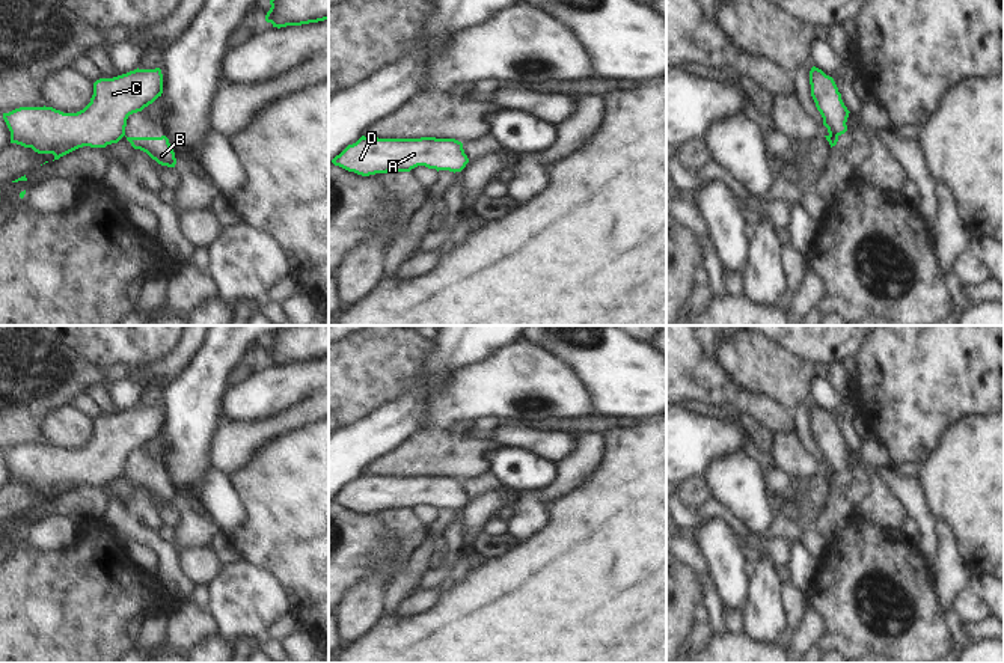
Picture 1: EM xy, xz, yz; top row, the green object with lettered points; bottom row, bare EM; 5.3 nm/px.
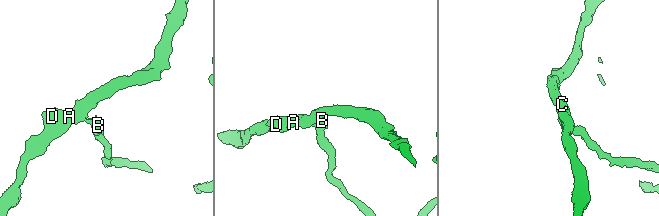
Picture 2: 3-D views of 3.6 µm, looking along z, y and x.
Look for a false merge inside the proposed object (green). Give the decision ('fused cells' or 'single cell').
fused cells

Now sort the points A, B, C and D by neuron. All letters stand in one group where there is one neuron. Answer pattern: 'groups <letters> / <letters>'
groups A C D / B

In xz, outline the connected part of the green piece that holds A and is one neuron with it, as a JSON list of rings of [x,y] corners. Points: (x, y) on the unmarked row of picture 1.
[[[362,473],[332,500],[362,514],[410,509],[418,503],[461,509],[469,500],[463,481],[455,476],[369,476]]]

